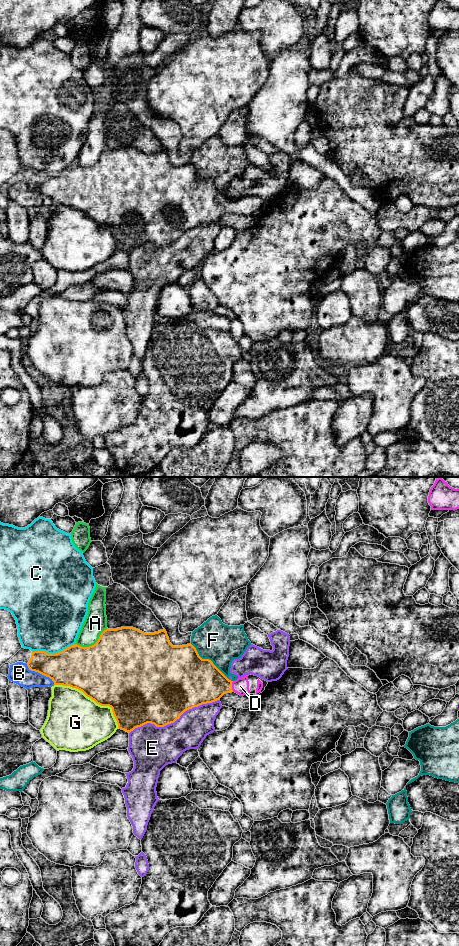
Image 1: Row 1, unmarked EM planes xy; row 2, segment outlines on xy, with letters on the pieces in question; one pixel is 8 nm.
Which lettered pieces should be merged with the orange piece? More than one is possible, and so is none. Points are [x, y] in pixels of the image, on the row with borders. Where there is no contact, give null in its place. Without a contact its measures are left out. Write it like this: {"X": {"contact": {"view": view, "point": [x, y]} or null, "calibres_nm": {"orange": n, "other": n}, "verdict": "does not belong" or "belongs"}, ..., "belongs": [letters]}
{"A": {"contact": {"view": "xy", "point": [92, 645]}, "calibres_nm": {"orange": 500, "other": 180}, "verdict": "does not belong"}, "B": {"contact": {"view": "xy", "point": [40, 673]}, "calibres_nm": {"orange": 300, "other": 170}, "verdict": "does not belong"}, "C": {"contact": {"view": "xy", "point": [53, 654]}, "calibres_nm": {"orange": 340, "other": 460}, "verdict": "does not belong"}, "D": {"contact": {"view": "xy", "point": [231, 686]}, "calibres_nm": {"orange": 340, "other": 130}, "verdict": "belongs"}, "E": {"contact": {"view": "xy", "point": [174, 721]}, "calibres_nm": {"orange": 480, "other": 320}, "verdict": "does not belong"}, "F": {"contact": {"view": "xy", "point": [210, 660]}, "calibres_nm": {"orange": 440, "other": 320}, "verdict": "does not belong"}, "G": {"contact": {"view": "xy", "point": [93, 699]}, "calibres_nm": {"orange": 500, "other": 460}, "verdict": "does not belong"}, "belongs": ["D"]}

